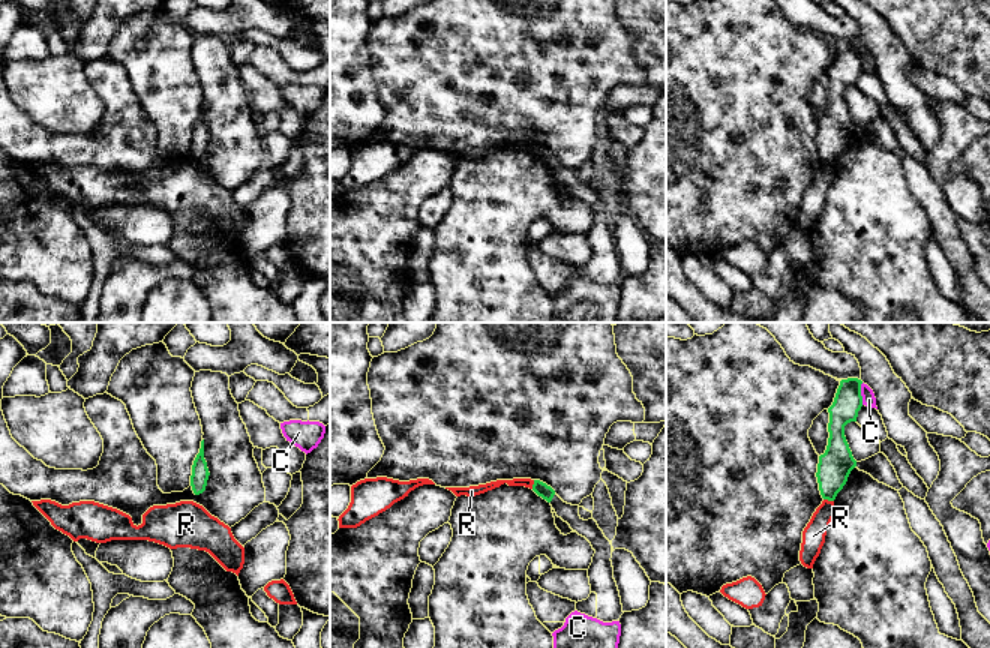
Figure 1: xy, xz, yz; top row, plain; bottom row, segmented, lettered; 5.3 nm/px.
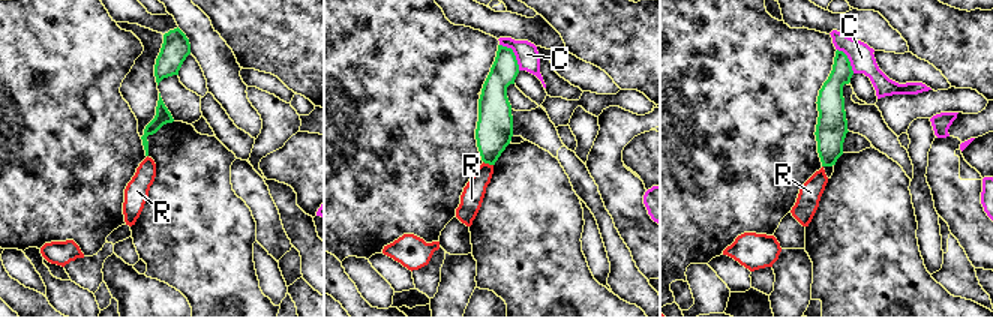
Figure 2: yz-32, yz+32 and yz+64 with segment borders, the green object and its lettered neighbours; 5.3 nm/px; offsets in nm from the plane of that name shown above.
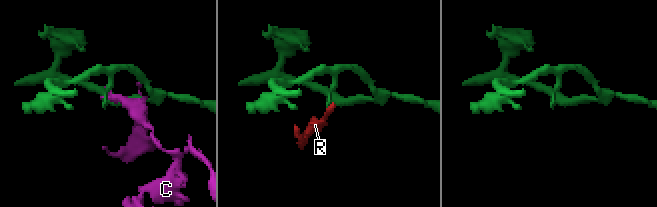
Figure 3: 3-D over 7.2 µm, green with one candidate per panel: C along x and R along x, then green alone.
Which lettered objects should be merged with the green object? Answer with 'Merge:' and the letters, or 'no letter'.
Merge: no letter

